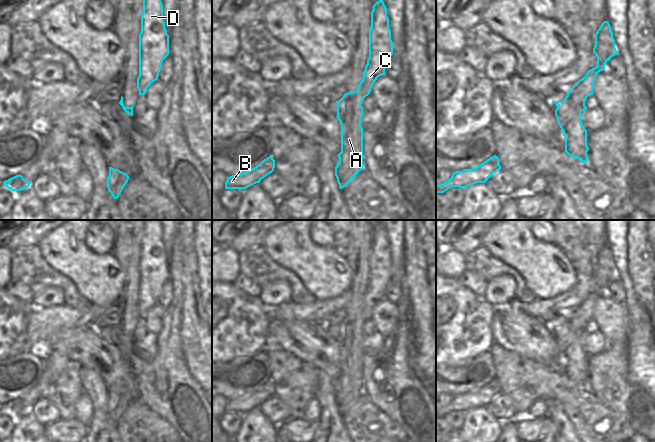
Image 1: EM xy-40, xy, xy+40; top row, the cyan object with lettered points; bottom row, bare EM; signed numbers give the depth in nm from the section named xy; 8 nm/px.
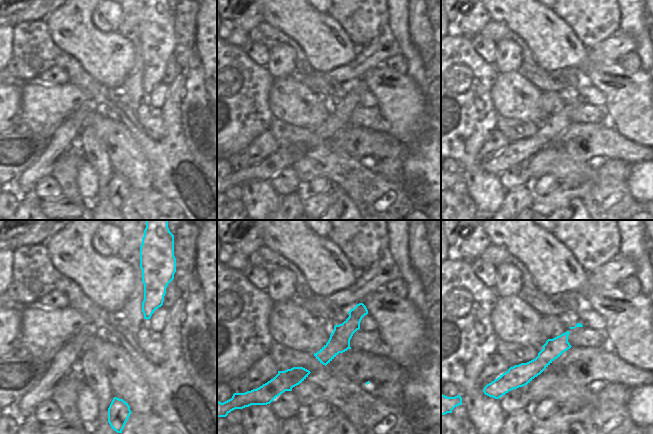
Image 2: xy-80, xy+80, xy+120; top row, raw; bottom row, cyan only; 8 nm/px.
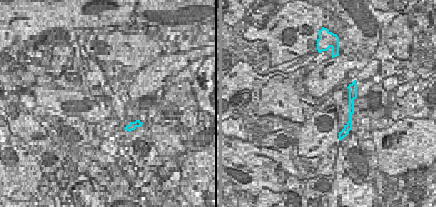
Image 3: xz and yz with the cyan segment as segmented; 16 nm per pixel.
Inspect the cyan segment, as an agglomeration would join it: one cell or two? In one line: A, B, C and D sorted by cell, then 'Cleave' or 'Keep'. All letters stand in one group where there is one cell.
Groups: A / B C D. Cleave.

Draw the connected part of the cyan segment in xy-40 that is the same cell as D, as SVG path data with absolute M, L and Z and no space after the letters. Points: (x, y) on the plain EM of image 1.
M144 220L139 258L139 300L137 312L139 319L145 319L147 312L158 303L163 284L169 279L169 259L163 244L163 228L160 220Z

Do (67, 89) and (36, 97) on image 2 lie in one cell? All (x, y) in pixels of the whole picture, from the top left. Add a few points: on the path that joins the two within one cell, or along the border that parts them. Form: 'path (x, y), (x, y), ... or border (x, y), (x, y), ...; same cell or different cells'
path (59, 97), (44, 97); same cell

